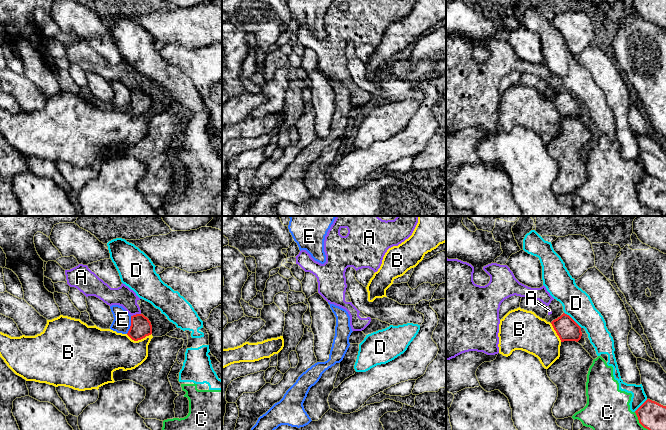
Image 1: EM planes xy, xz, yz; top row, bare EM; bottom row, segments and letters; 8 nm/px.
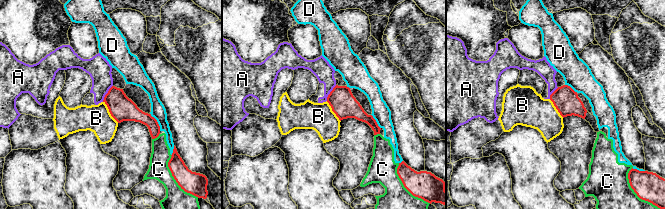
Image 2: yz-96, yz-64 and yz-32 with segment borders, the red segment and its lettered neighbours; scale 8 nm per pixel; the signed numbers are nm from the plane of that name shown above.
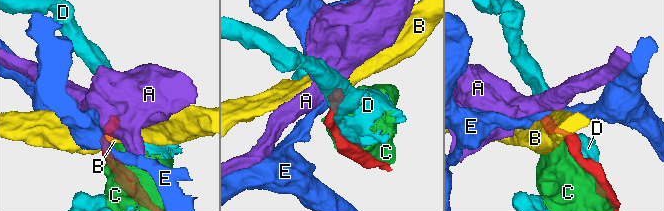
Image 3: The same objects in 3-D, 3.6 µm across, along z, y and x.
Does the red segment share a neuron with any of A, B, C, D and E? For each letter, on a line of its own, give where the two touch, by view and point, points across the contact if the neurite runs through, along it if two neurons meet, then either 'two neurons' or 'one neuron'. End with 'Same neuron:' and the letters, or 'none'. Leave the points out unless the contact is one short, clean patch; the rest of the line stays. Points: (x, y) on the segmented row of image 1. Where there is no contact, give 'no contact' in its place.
A: xy (136, 314) | along xy (140, 313), (131, 316) | two neurons
B: xy (138, 339) | along xy (151, 333), (137, 340), (132, 340), (126, 334) | two neurons
C: yz (639, 422) | two neurons
D: yz (572, 319) | two neurons
E: xy (131, 325) | along xy (131, 316), (131, 325), (126, 333) | two neurons
Same neuron: none

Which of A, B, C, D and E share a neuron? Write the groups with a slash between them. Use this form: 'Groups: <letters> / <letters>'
Groups: A / B / C D / E

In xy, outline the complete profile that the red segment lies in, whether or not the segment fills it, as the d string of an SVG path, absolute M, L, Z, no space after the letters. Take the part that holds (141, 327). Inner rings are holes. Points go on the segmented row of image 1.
M143 314L131 316L131 326L127 335L134 341L141 340L152 334L152 325Z

